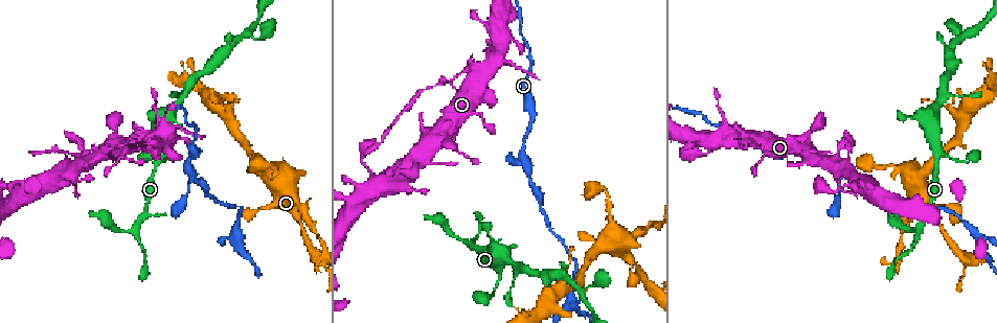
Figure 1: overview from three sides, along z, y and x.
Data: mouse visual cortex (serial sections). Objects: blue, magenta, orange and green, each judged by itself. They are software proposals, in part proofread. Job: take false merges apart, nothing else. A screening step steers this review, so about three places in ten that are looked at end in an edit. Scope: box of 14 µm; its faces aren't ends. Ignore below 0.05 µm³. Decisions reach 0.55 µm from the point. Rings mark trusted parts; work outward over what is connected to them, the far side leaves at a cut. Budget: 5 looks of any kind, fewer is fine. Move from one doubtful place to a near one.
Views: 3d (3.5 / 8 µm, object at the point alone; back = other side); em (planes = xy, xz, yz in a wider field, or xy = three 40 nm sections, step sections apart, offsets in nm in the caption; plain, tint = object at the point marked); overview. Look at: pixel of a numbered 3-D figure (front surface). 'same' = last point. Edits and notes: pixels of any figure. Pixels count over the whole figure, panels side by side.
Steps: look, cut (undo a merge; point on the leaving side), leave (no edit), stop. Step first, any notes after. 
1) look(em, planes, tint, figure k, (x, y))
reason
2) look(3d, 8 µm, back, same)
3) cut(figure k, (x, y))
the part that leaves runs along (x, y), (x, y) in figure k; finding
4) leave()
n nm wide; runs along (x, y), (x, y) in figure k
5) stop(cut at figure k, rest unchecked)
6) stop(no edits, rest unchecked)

look(3d, 8 µm, figure 1, (637, 265))
narrows sharply

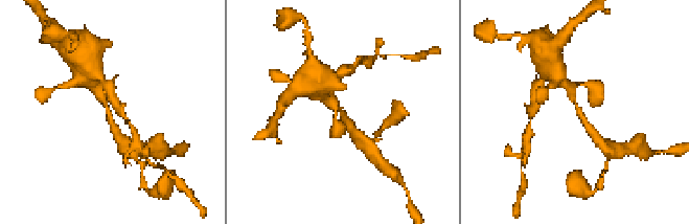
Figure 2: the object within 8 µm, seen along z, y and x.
look(3d, 3.5 µm, figure 2, (577, 105))
zoom in

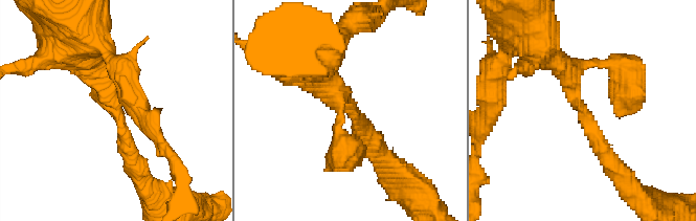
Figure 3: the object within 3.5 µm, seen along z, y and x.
leave()
arms of 250, 350 nm; runs along (544, 54), (566, 70), (618, 171) in figure 3; all the same cell

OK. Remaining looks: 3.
look(3d, 8 µm, figure 1, (974, 232))
a fork

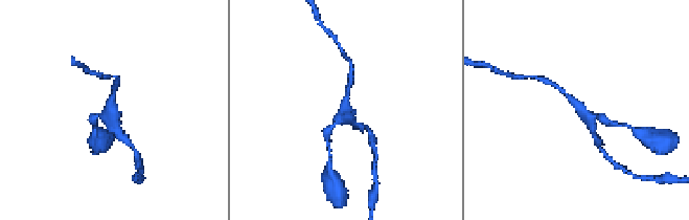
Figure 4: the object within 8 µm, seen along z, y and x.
look(3d, 3.5 µm, figure 4, (112, 109))
zoom in

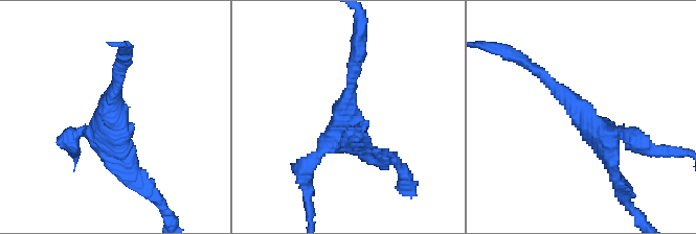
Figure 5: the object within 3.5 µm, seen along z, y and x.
look(em, planes, tint, figure 5, (115, 120))
need the tissue

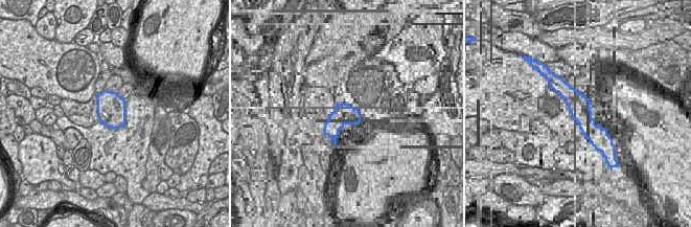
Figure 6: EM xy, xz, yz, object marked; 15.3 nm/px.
leave()
arms of 200, 200, 200 nm; runs along (538, 71), (579, 110), (613, 178) in figure 5; continuous, no second cell

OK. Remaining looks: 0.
stop(no edits, rest unchecked)

